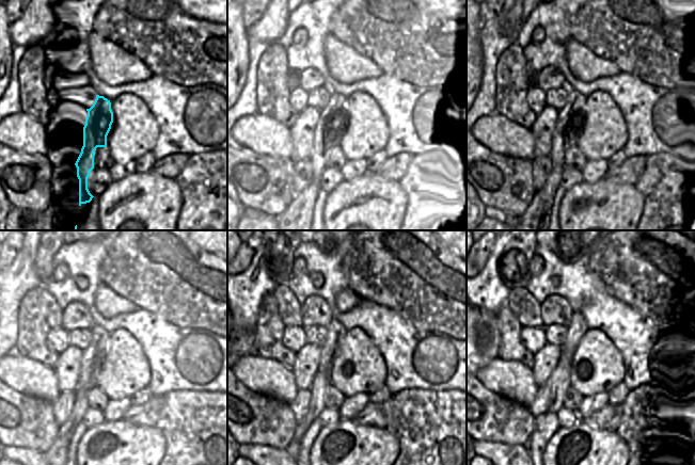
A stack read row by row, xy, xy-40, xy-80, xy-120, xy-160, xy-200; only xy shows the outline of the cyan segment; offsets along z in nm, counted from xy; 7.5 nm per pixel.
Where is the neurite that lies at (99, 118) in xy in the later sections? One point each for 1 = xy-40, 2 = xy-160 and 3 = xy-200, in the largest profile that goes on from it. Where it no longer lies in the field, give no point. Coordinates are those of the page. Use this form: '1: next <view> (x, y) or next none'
1: next xy-40 (333, 124)
2: next xy-160 (336, 334)
3: next xy-200 (578, 327)

